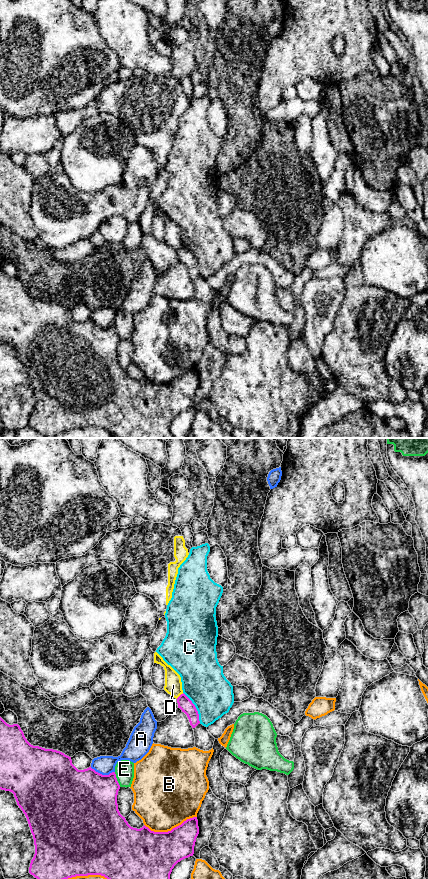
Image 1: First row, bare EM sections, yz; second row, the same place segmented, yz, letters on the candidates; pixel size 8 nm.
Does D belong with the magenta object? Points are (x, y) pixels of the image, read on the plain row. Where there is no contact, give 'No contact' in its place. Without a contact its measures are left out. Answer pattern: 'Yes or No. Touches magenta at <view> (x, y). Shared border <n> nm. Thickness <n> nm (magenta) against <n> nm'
No. Touches magenta at yz (180, 247). Shared border 80 nm. Thickness 110 nm (magenta) against 140 nm

